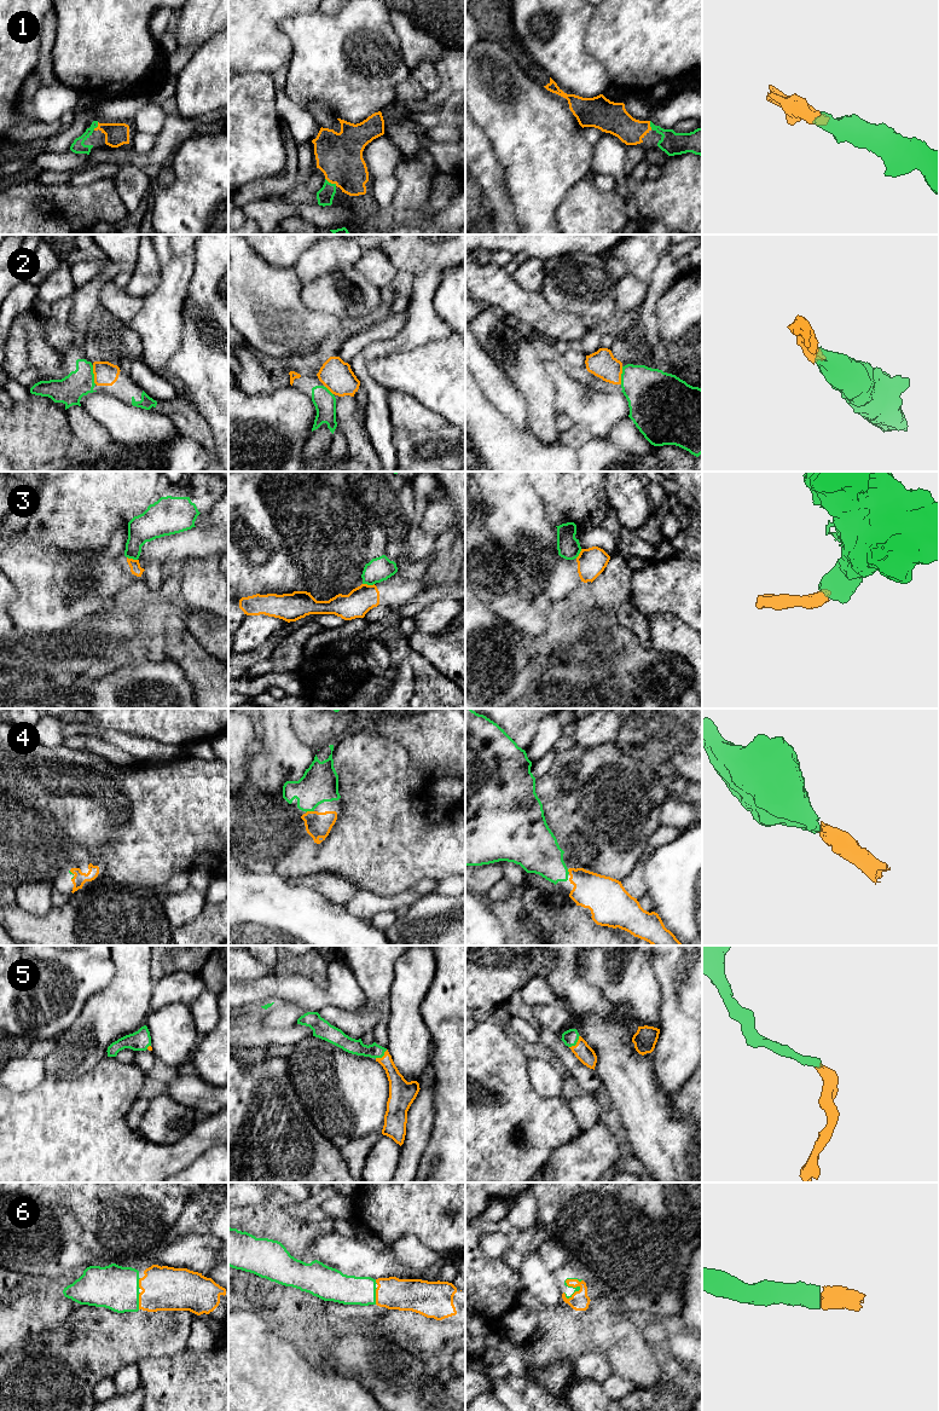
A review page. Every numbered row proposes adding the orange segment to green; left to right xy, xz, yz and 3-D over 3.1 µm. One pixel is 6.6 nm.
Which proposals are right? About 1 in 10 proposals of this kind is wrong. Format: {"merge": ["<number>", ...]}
{"merge": ["1", "2", "4", "5", "6"]}

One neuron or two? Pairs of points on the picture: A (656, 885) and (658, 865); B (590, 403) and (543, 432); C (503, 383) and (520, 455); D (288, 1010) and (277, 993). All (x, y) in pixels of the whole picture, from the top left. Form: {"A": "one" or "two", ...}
{"A": "one", "B": "two", "C": "two", "D": "two"}

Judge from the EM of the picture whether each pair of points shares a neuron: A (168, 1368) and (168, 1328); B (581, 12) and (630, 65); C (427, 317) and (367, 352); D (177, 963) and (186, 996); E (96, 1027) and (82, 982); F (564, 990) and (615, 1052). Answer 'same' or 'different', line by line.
A: different
B: different
C: same
D: different
E: different
F: same

